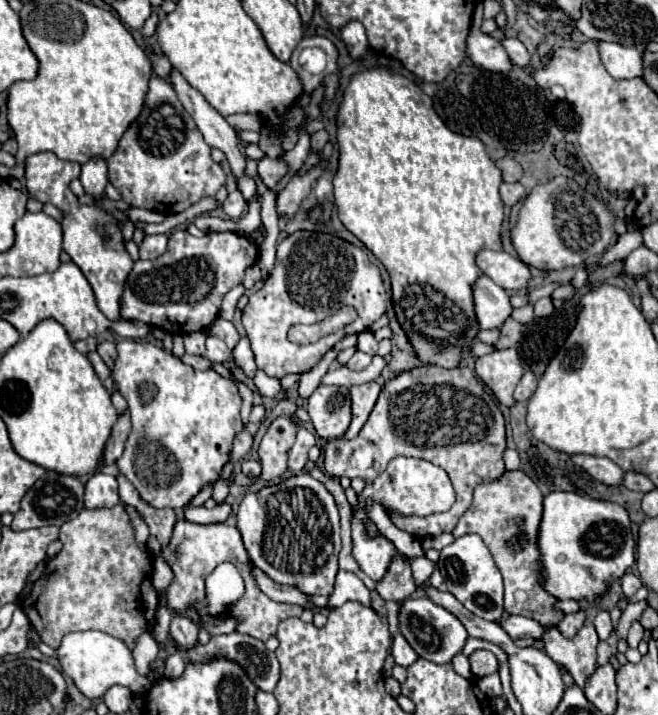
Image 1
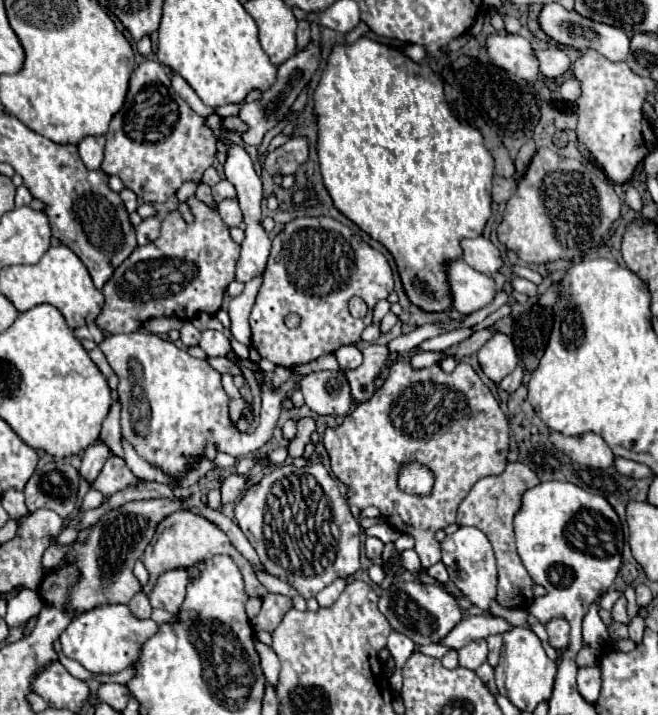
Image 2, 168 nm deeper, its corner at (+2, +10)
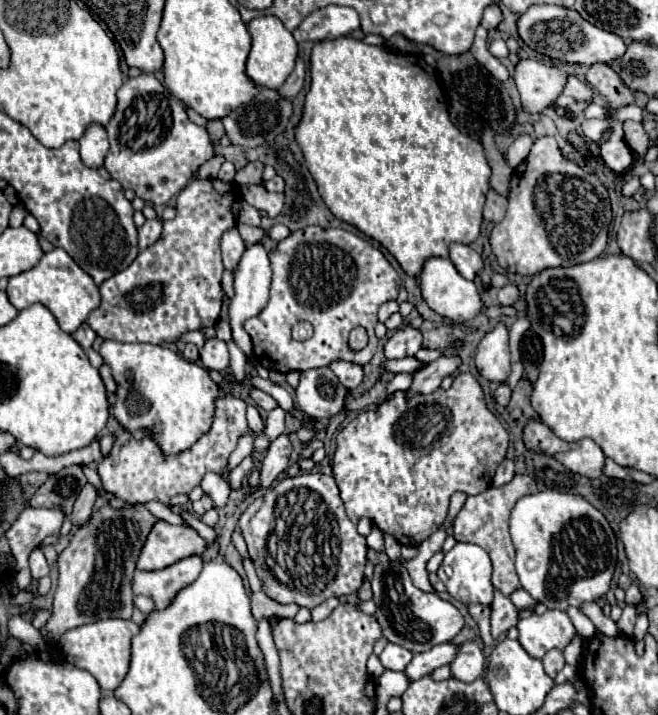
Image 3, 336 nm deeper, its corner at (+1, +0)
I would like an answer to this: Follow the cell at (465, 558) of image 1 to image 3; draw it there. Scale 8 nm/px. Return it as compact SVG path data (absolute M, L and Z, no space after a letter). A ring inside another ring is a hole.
M457 543L449 553L445 553L445 559L437 571L439 579L445 583L447 593L457 599L467 603L481 603L481 605L491 605L493 601L493 585L491 585L491 559L485 549L473 543Z

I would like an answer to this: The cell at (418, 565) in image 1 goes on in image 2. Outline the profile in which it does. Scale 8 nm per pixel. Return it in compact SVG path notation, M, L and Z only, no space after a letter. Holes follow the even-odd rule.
M396 361L390 367L390 375L384 385L364 403L360 403L344 423L336 429L328 427L322 443L328 451L332 473L348 487L348 505L354 517L360 509L374 505L382 517L400 533L408 533L415 540L414 550L418 553L422 567L430 569L441 561L440 543L434 539L438 529L454 523L460 501L468 495L472 485L488 475L500 475L506 467L508 453L508 419L502 413L492 391L480 381L476 371L468 363L458 363L454 373L444 373L440 365L414 369L410 363ZM420 461L430 467L436 475L436 485L430 497L414 497L402 493L396 487L396 471L400 463Z

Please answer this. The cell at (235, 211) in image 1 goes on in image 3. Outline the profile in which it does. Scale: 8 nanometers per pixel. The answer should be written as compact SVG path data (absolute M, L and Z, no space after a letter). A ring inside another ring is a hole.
M237 227L229 229L221 239L221 253L223 253L223 265L227 271L235 271L237 263L245 251L245 243L241 235L237 233Z

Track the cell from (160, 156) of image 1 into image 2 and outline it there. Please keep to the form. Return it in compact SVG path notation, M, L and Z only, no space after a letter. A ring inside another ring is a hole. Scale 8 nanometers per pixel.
M144 61L136 67L130 77L128 97L124 107L112 117L106 135L106 153L100 169L106 175L116 175L122 179L126 189L132 189L146 203L164 203L170 199L186 181L200 183L204 171L214 163L216 157L216 137L204 125L204 117L196 115L190 105L174 91L170 85L170 75L158 61Z

